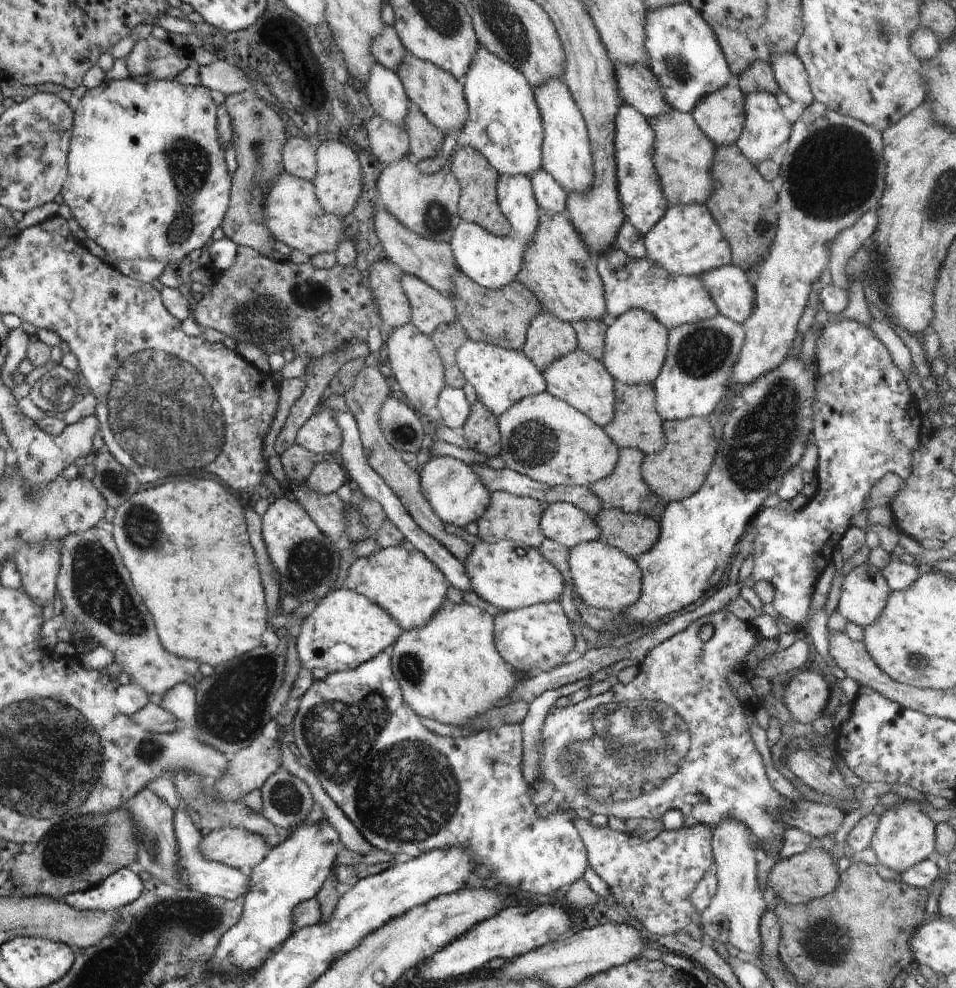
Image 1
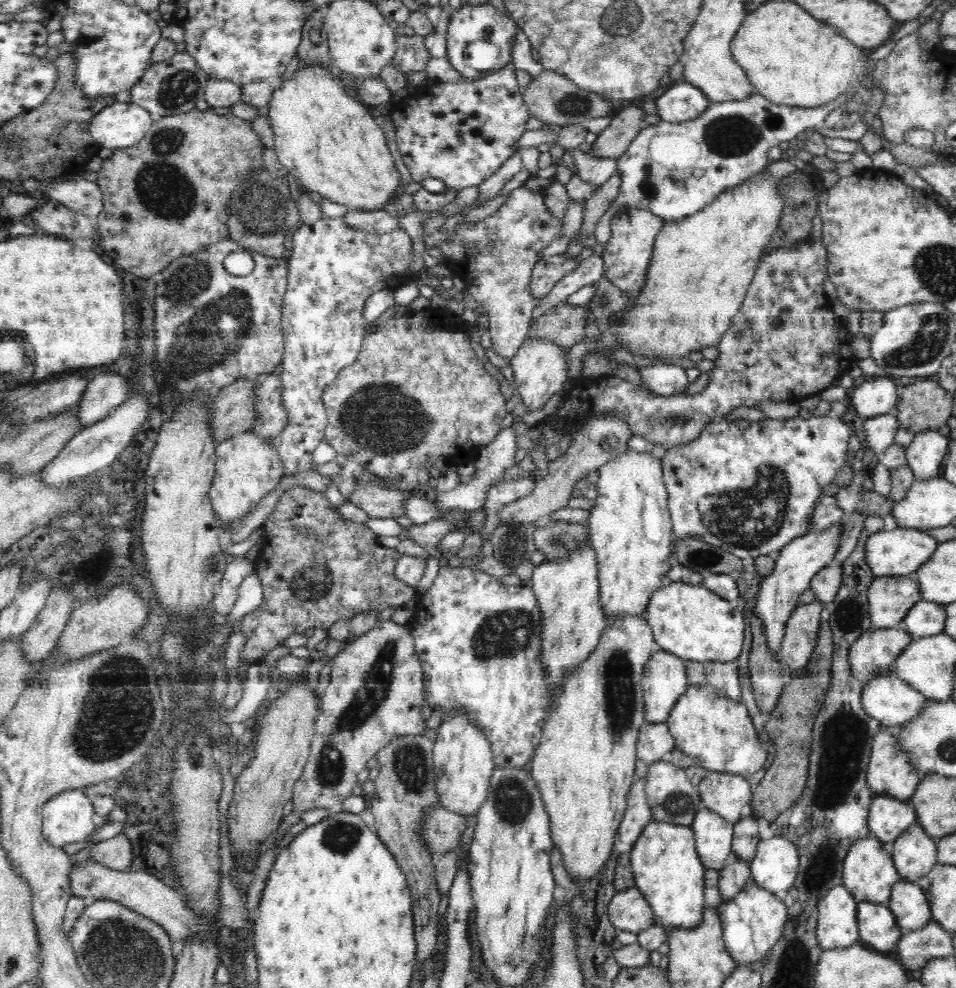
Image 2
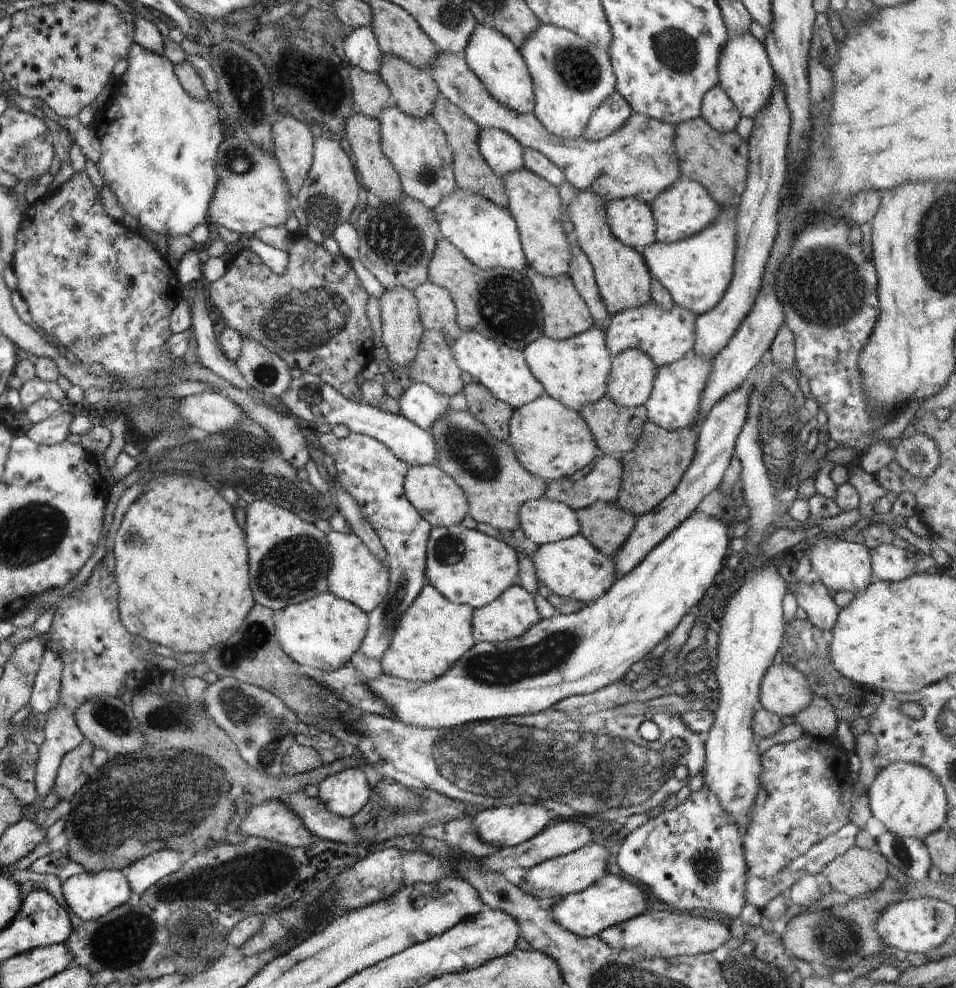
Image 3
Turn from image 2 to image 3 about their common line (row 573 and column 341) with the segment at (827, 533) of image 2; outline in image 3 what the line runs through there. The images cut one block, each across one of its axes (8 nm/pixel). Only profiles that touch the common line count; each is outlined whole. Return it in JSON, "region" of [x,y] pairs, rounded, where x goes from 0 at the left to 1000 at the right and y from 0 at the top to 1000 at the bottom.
{"region":[[[378,775],[360,777],[332,794],[332,807],[335,812],[358,828],[369,827],[377,822],[389,806],[390,798]]]}

